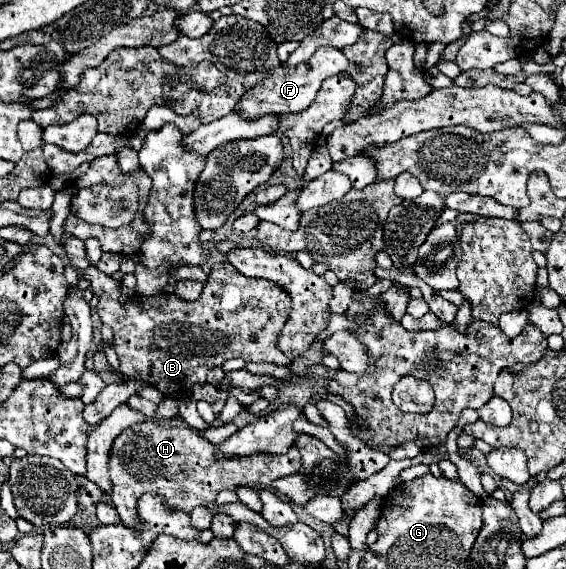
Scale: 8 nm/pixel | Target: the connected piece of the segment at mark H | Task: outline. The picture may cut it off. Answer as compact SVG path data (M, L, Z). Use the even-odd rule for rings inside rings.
M151 420L133 424L125 432L121 432L111 446L109 474L113 482L111 500L121 522L129 528L141 526L141 518L137 514L141 494L151 492L163 496L171 510L177 508L189 514L193 508L213 502L221 490L233 490L237 486L271 486L273 480L301 470L301 454L297 446L289 448L287 454L277 456L251 454L249 458L215 458L215 444L189 426L165 426ZM179 488L185 490L185 496L181 496Z

